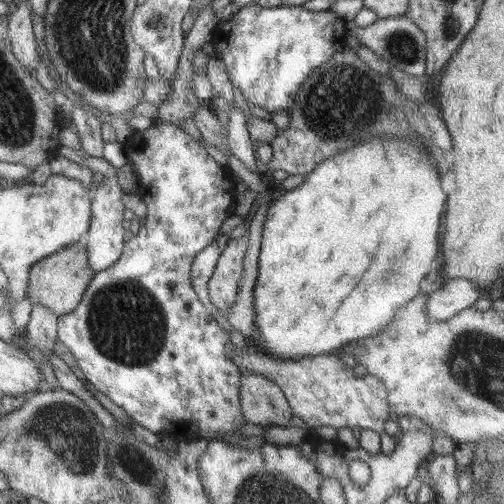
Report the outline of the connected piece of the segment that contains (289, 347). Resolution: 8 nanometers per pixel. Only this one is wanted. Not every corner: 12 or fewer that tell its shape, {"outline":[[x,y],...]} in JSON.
{"outline":[[380,134],[272,200],[254,285],[278,361],[421,292],[447,195]]}

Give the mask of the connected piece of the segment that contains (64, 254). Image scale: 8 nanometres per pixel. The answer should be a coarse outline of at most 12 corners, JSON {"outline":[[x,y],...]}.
{"outline":[[84,243],[31,266],[32,305],[58,317],[82,302],[94,273]]}

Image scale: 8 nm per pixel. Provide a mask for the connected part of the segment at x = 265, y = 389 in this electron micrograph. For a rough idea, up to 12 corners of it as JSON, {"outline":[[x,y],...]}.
{"outline":[[242,374],[246,423],[292,427],[291,406],[278,384]]}

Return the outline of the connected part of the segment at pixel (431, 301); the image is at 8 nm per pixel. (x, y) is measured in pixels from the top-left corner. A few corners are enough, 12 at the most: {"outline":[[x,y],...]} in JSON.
{"outline":[[454,278],[428,295],[426,312],[450,320],[486,297],[474,282]]}

